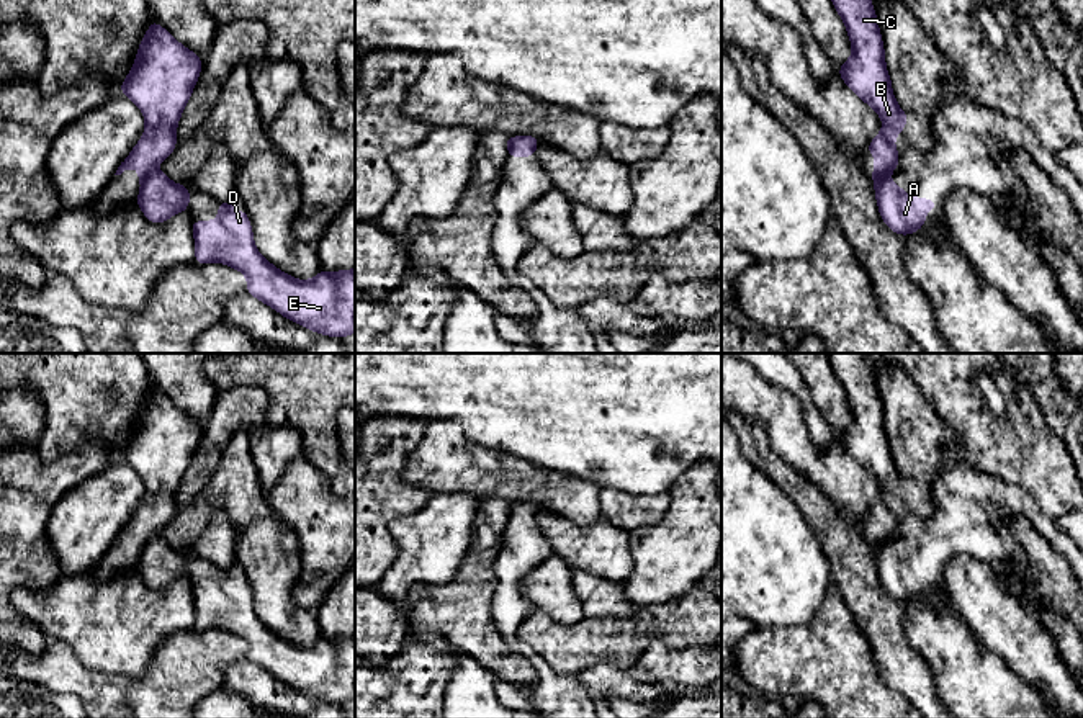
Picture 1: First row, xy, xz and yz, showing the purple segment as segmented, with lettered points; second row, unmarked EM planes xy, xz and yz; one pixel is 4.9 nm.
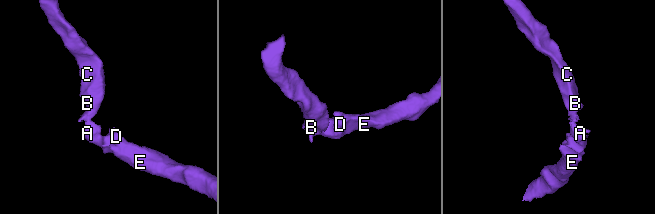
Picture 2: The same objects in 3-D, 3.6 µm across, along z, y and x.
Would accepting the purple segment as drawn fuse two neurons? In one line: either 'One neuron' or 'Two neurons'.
Two neurons

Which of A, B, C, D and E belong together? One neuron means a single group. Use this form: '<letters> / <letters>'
A D E / B C

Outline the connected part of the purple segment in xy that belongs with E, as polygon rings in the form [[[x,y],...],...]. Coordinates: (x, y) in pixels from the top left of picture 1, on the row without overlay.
[[[231,568],[218,569],[216,574],[219,577],[216,587],[191,587],[198,631],[221,628],[239,636],[249,648],[245,659],[312,698],[337,705],[355,698],[355,635],[332,639],[319,636],[312,646],[296,646],[258,620],[245,577],[236,577]]]

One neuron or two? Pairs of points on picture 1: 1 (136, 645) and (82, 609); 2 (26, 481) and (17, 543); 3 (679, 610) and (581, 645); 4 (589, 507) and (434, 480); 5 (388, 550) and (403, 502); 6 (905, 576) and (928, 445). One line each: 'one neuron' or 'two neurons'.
1: one neuron
2: one neuron
3: one neuron
4: one neuron
5: one neuron
6: two neurons

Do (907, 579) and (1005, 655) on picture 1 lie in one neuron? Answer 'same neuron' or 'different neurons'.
different neurons

